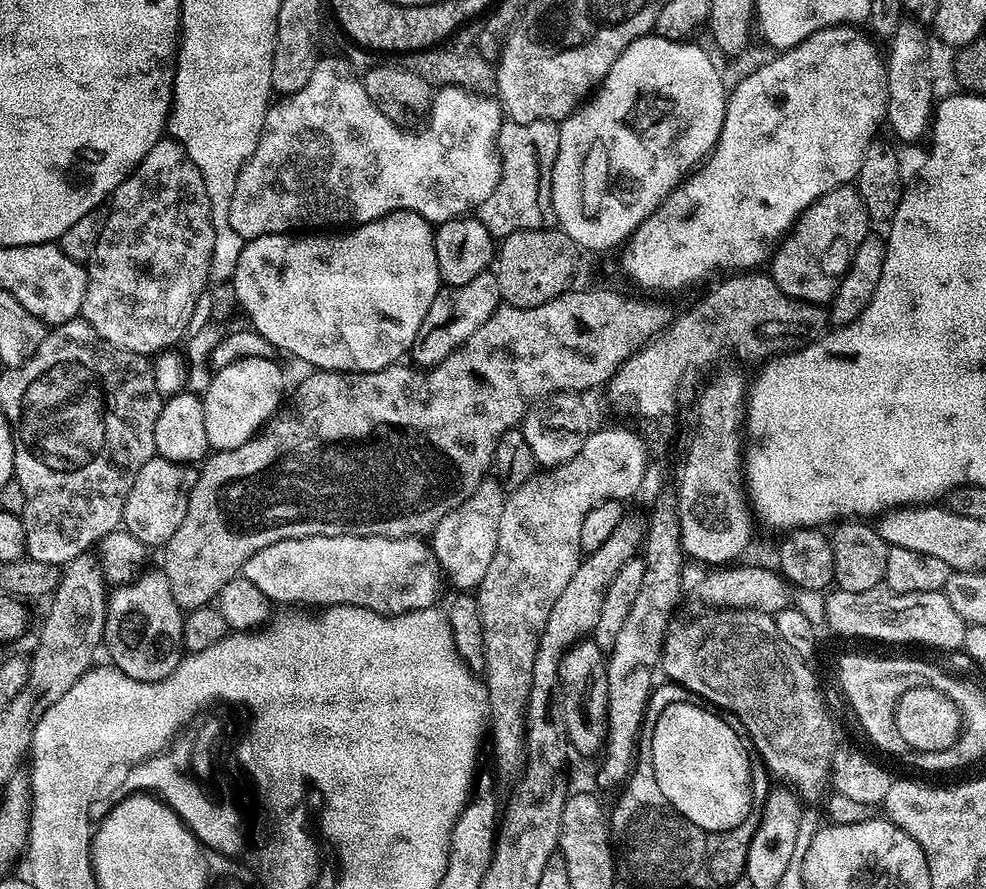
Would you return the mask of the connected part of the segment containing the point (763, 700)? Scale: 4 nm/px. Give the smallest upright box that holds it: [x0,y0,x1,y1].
[659,606,838,801]

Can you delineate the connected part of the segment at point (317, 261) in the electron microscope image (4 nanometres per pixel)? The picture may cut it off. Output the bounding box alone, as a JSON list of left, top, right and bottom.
[230,212,442,372]

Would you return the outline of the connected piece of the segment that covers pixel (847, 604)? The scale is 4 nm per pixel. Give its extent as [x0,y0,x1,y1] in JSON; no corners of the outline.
[824,586,968,649]

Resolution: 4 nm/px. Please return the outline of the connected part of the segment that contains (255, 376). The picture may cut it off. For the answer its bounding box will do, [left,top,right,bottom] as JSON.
[202,356,285,452]

